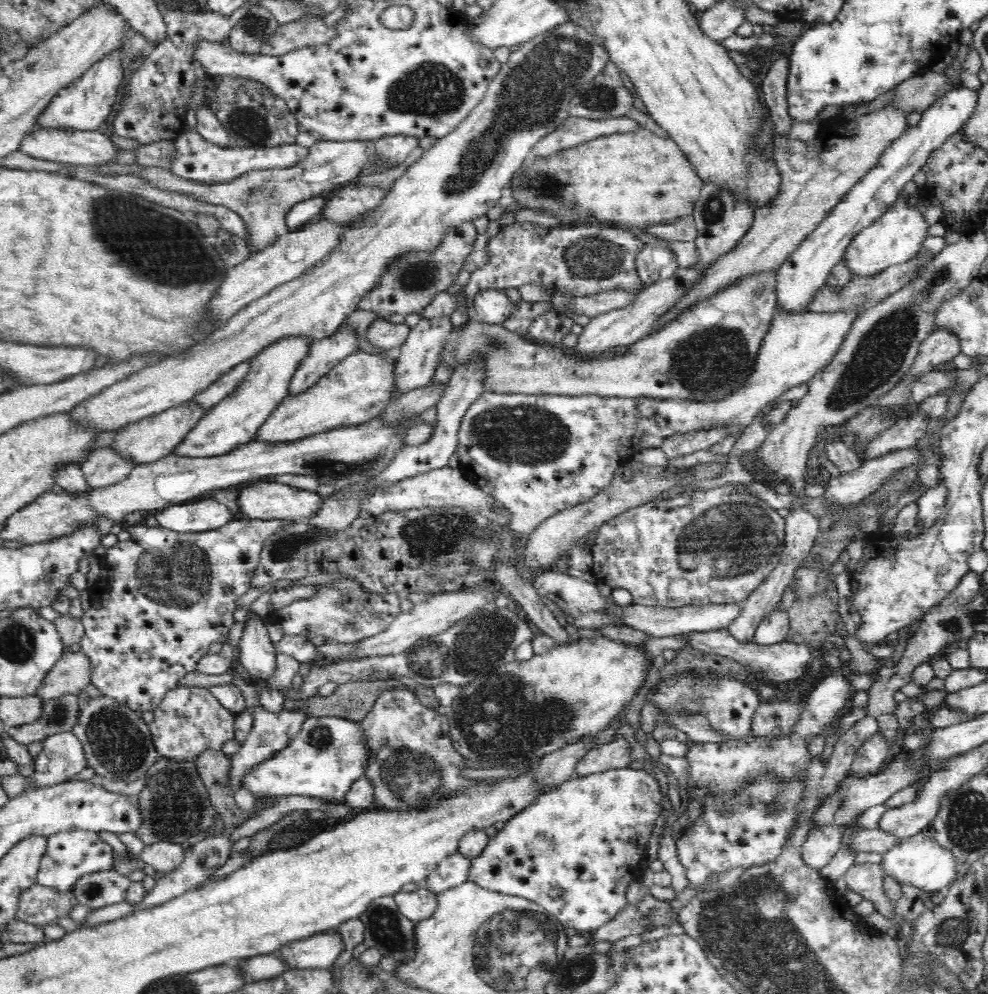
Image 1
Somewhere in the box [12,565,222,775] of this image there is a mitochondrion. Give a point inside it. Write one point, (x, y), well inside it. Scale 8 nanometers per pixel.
(60, 711)

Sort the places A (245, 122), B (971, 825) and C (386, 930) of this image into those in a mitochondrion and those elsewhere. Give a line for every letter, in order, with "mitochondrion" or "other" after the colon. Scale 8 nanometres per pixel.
A: mitochondrion
B: mitochondrion
C: mitochondrion

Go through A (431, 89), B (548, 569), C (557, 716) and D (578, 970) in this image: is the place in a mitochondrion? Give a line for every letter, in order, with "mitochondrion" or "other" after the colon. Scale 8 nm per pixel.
A: mitochondrion
B: other
C: mitochondrion
D: mitochondrion

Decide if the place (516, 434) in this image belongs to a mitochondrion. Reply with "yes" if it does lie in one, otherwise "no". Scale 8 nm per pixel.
yes

